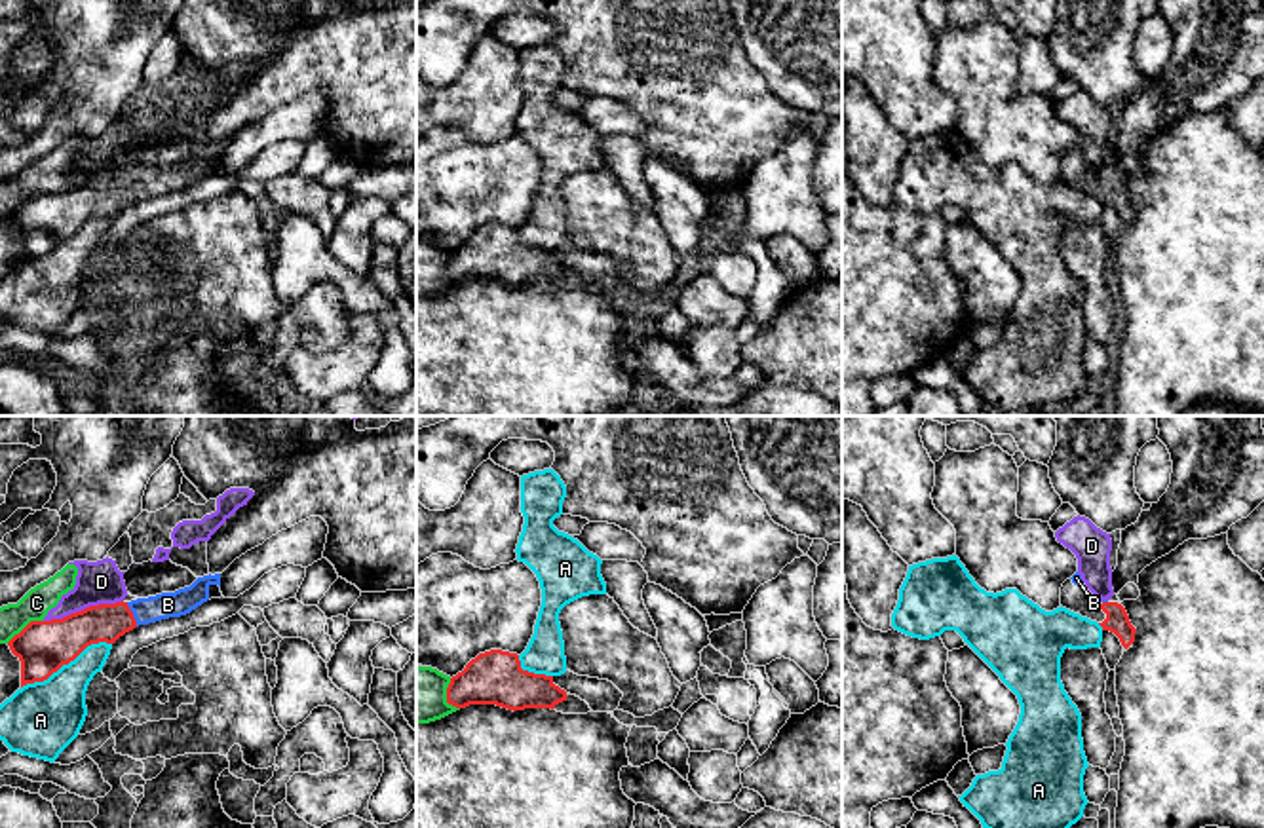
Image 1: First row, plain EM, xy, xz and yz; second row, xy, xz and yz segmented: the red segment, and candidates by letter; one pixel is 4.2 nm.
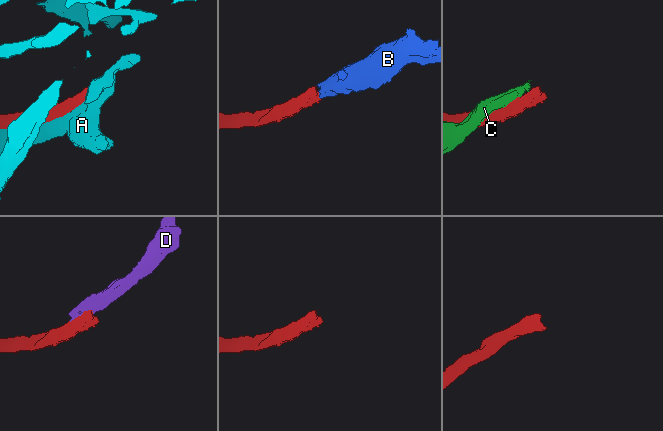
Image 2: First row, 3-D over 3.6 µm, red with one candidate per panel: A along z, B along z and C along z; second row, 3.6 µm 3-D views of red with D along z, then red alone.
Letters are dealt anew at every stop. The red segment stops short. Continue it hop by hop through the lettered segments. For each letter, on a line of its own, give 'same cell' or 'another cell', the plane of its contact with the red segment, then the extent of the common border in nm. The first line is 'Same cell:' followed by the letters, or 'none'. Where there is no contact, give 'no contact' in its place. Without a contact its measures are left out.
Same cell: B
A: another cell | xy | 440 nm
B: same cell | xy | 120 nm
C: another cell | xy | 190 nm
D: another cell | xy | 340 nm

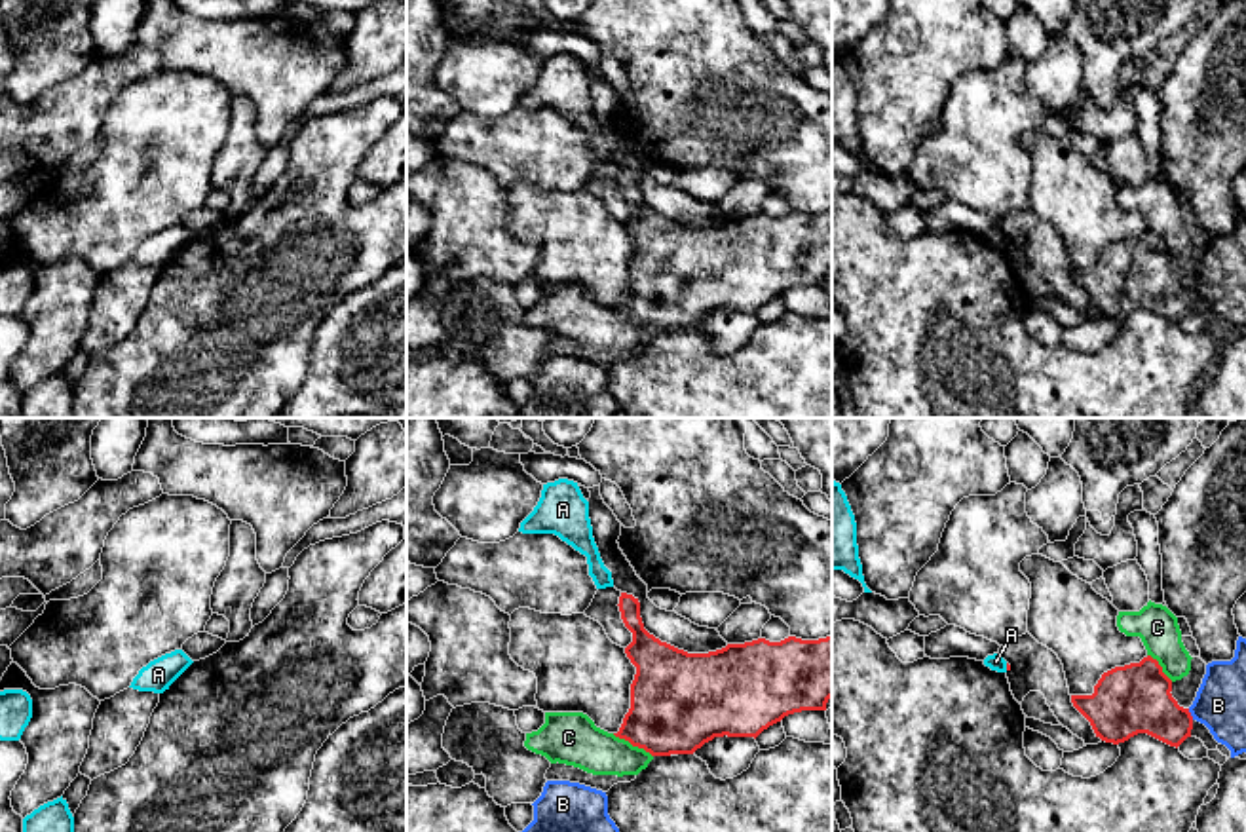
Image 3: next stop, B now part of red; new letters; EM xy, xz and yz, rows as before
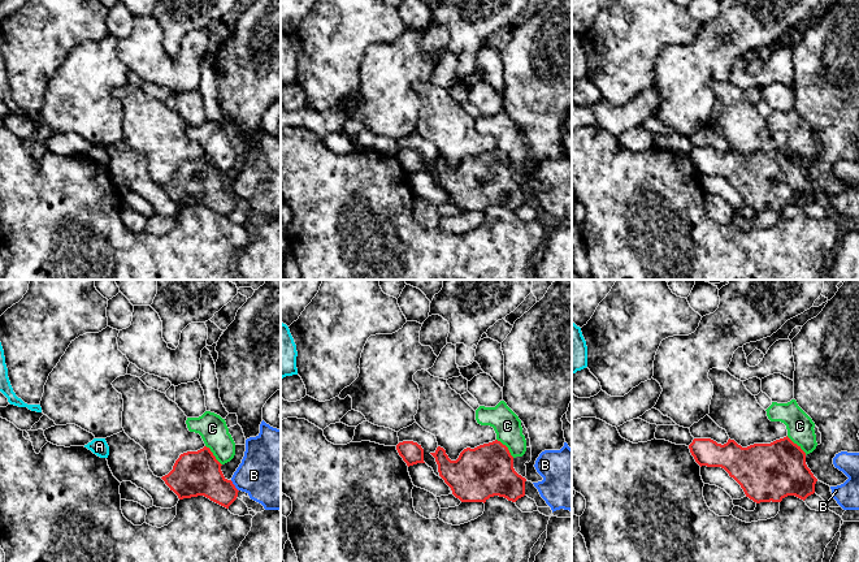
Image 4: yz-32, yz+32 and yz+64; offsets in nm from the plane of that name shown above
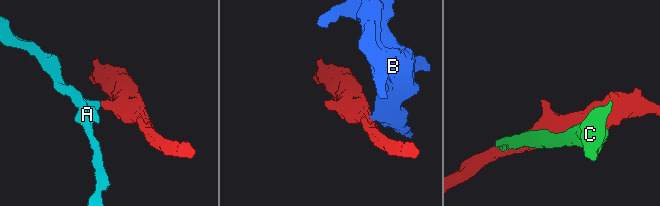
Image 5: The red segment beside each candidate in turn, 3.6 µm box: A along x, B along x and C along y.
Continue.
Same cell: none
A: another cell | yz | 30 nm
B: another cell | yz | 50 nm
C: another cell | xz | 200 nm

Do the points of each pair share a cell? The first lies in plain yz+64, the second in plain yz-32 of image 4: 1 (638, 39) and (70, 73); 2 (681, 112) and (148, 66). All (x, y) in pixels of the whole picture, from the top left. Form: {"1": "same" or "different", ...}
{"1": "different", "2": "different"}

